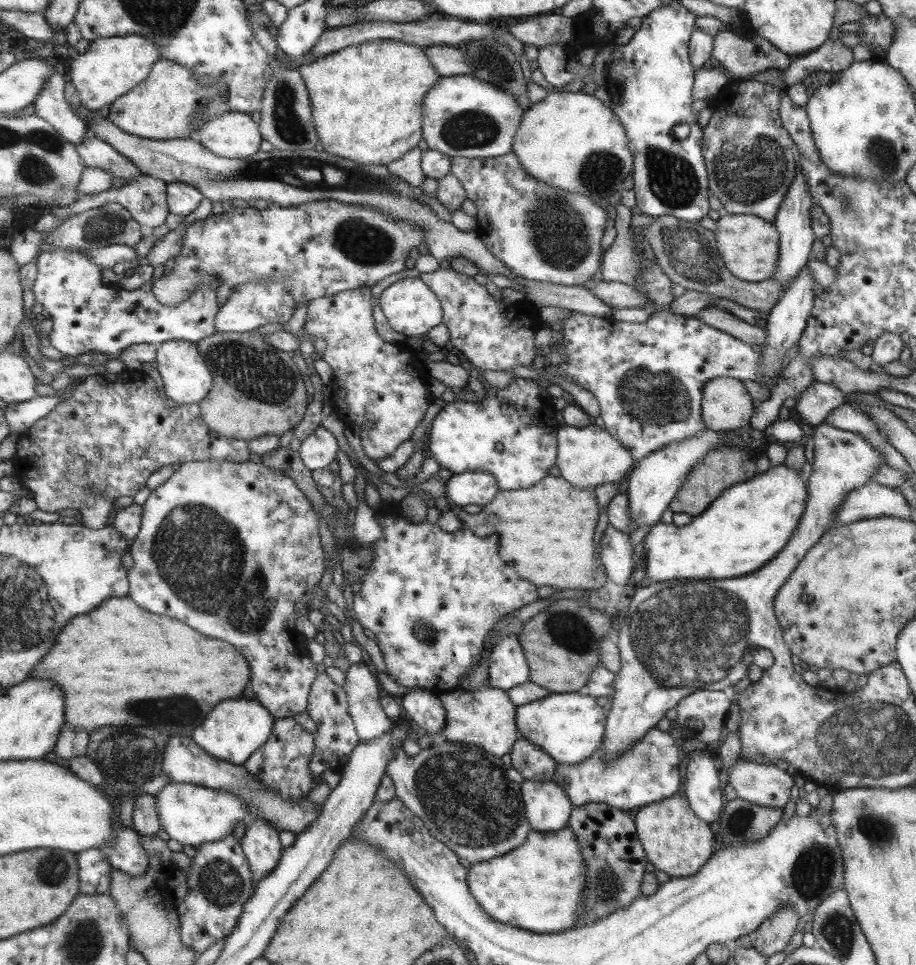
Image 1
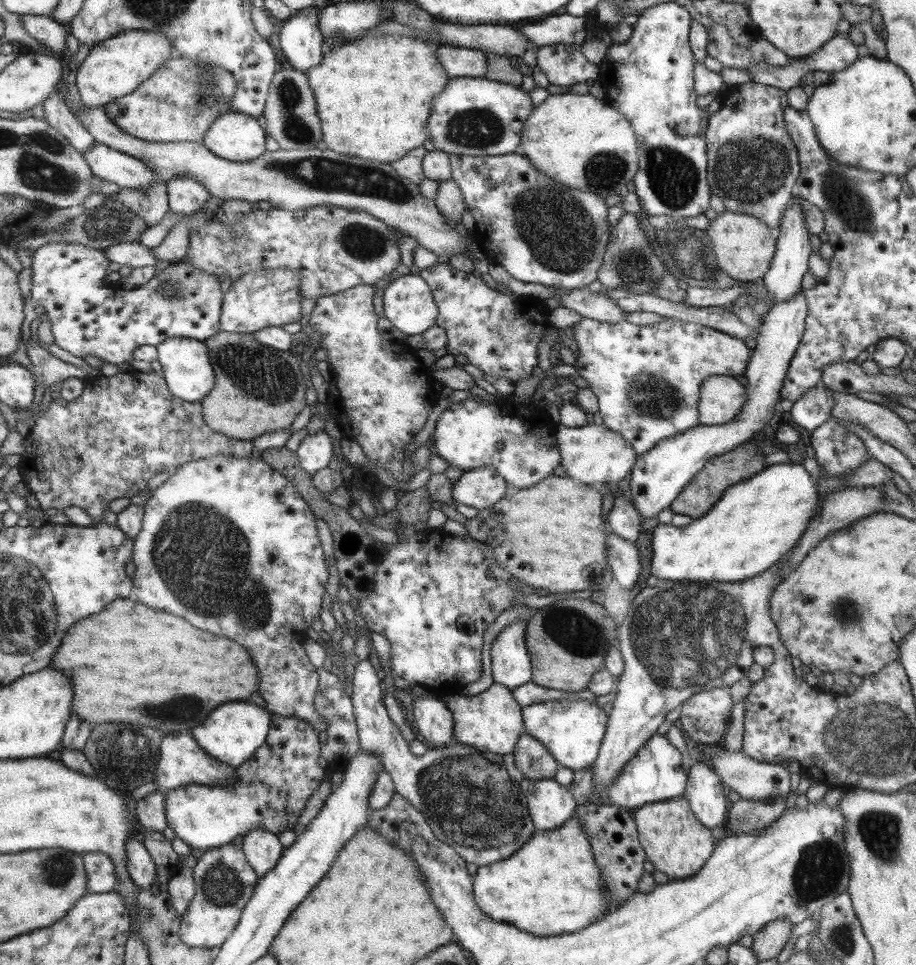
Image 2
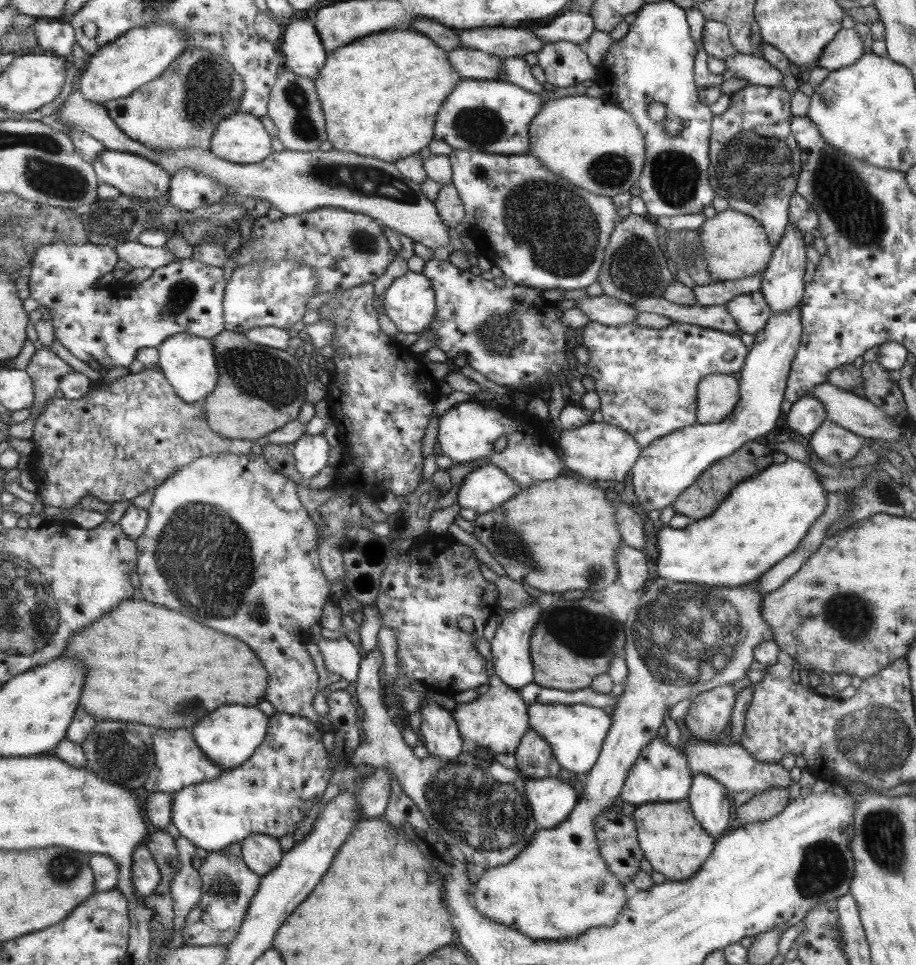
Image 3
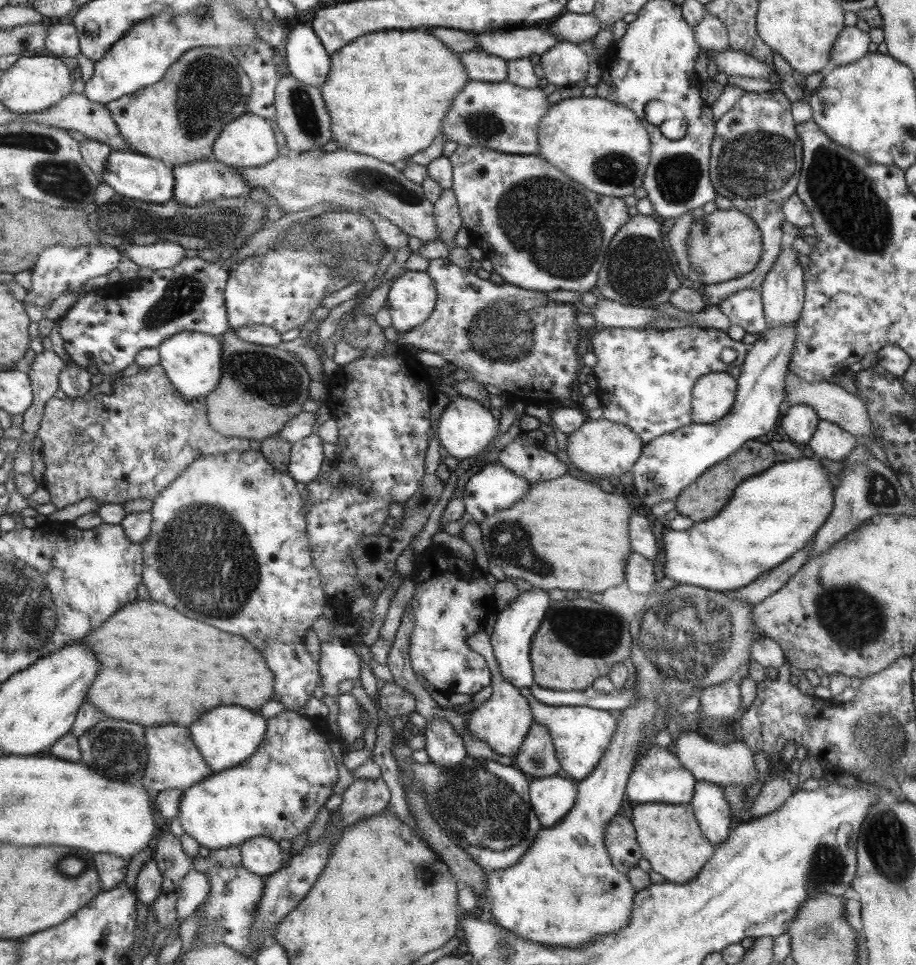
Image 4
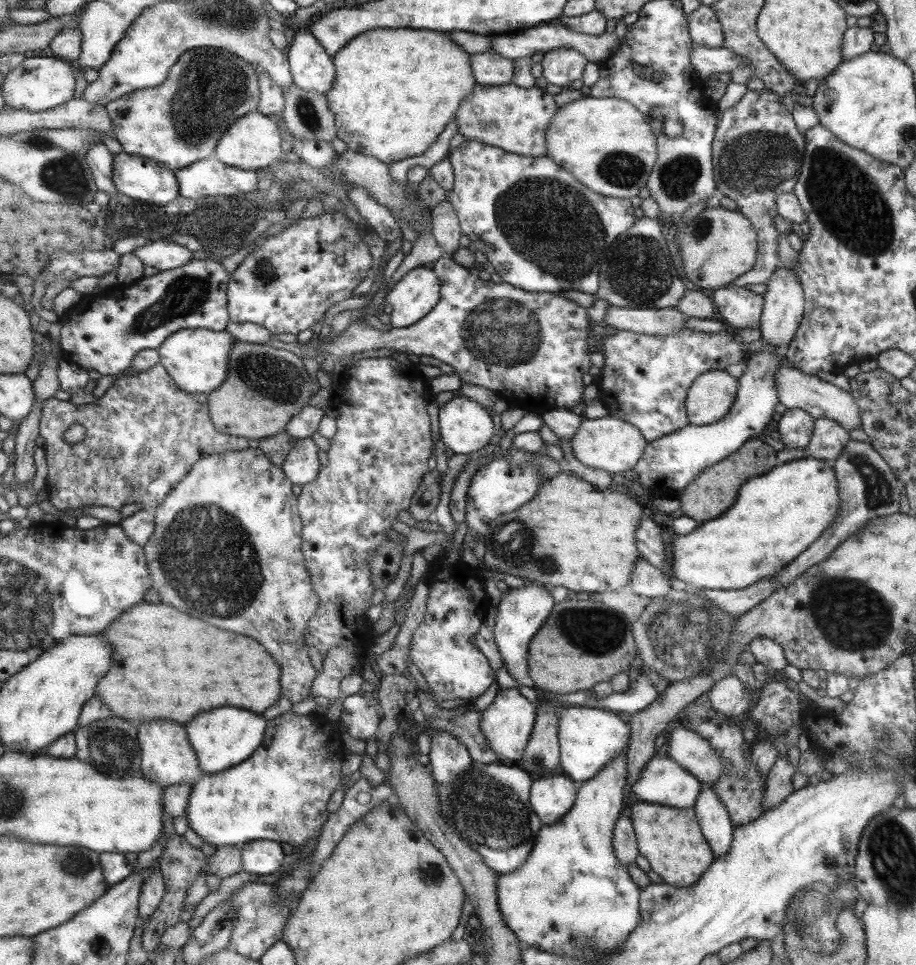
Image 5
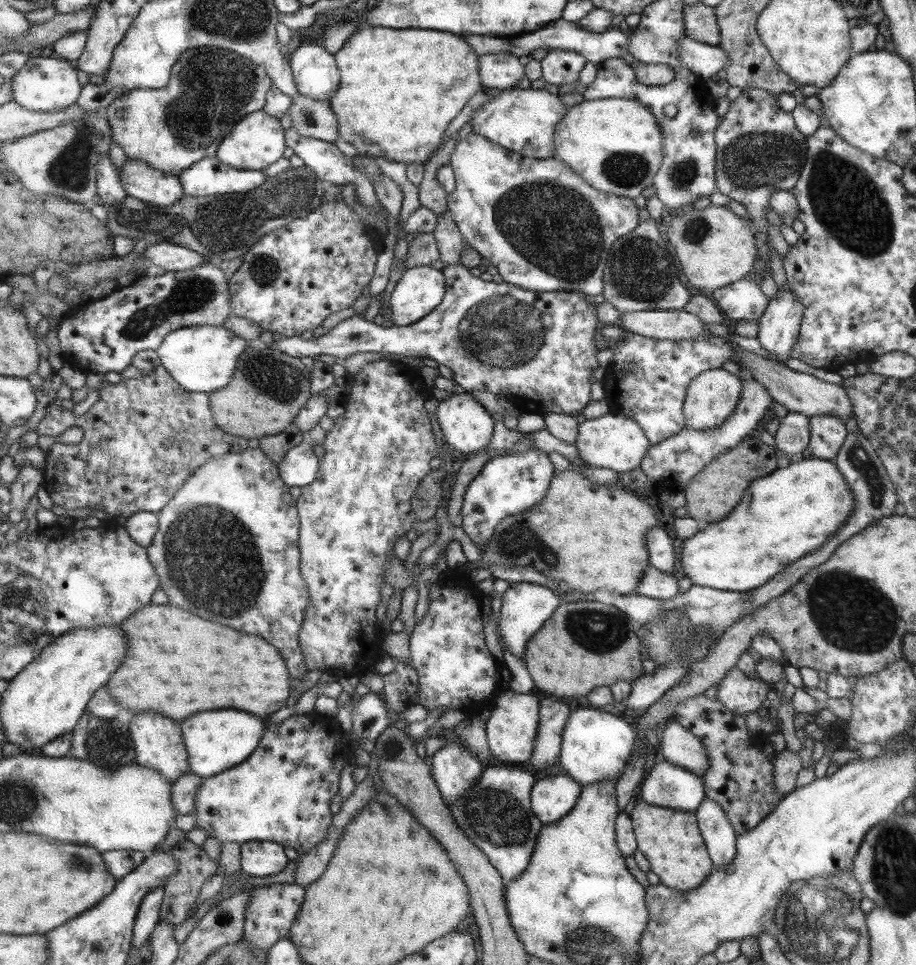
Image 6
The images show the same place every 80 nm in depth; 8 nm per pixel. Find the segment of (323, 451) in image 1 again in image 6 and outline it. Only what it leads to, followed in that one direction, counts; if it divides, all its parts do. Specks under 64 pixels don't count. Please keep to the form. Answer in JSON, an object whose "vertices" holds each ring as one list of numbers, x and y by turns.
{"vertices":[[307,439,289,449,278,467,285,484,301,489,316,480,319,464,319,459,313,453,312,442]]}

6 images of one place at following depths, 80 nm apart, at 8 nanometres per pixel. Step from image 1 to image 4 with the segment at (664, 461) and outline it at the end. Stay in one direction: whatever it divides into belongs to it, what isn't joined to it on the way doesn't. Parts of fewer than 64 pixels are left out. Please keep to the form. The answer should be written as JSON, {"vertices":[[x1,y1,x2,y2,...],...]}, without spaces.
{"vertices":[[794,326,771,327,763,332,757,333,756,341,750,345,748,356,745,356,744,368,741,369,737,378,737,397,735,405,731,411,712,424,689,424,687,427,677,429,668,435,659,436,647,444,644,444,640,458,636,460,631,468,633,491,646,508,663,501,675,501,682,491,693,484,705,469,713,466,716,462,731,456,739,450,744,443,755,440,755,436,767,434,779,416,779,404,783,402,783,392,785,392,785,375,787,375,787,365,791,361,791,349,796,342,796,330]]}

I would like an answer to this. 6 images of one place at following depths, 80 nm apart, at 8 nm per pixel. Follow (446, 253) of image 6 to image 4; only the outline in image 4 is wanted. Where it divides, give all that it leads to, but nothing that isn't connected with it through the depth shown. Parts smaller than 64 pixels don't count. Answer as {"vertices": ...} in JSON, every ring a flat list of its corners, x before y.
{"vertices":[[442,189,437,200,432,204,435,206,438,240,446,245,454,239,457,229,462,226,462,216,456,195,451,189]]}

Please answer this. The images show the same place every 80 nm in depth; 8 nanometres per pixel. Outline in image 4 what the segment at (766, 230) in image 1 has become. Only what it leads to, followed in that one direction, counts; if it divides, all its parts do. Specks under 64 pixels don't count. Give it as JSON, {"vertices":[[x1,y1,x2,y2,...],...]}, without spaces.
{"vertices":[[715,209,709,214,699,213,693,218,687,237,687,258,691,270,689,277,703,285,737,279,757,266,762,250,762,232,757,224,740,210]]}

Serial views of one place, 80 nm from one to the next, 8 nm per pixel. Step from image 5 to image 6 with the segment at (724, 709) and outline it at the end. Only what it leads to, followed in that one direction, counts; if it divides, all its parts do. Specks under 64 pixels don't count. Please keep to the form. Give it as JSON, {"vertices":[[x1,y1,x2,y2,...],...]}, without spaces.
{"vertices":[[736,667,730,668,728,674,718,683,716,689,716,699,729,711,736,714,753,716,753,710,763,702,765,692,767,692,767,682,761,680,754,673,751,677,745,676,743,672,737,670]]}

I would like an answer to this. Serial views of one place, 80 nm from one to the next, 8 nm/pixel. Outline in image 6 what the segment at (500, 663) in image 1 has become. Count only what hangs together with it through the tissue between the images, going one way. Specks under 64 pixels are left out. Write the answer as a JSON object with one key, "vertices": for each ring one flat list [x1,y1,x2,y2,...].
{"vertices":[[527,582,509,583,508,588,502,592,502,603,497,619,497,629,503,644,509,650,511,656,522,660,526,651,528,640,537,633,543,622,556,610,559,604,557,594,541,584,529,584]]}

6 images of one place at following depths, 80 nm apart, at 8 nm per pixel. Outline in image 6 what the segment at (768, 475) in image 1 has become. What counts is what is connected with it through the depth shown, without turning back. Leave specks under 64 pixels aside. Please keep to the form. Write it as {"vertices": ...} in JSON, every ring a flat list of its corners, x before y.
{"vertices":[[799,458,776,470,773,476,753,480,744,492,745,500,737,503,725,520,707,524,697,534,682,539,679,564,692,585,751,591,817,548,844,523,855,499,833,461]]}

